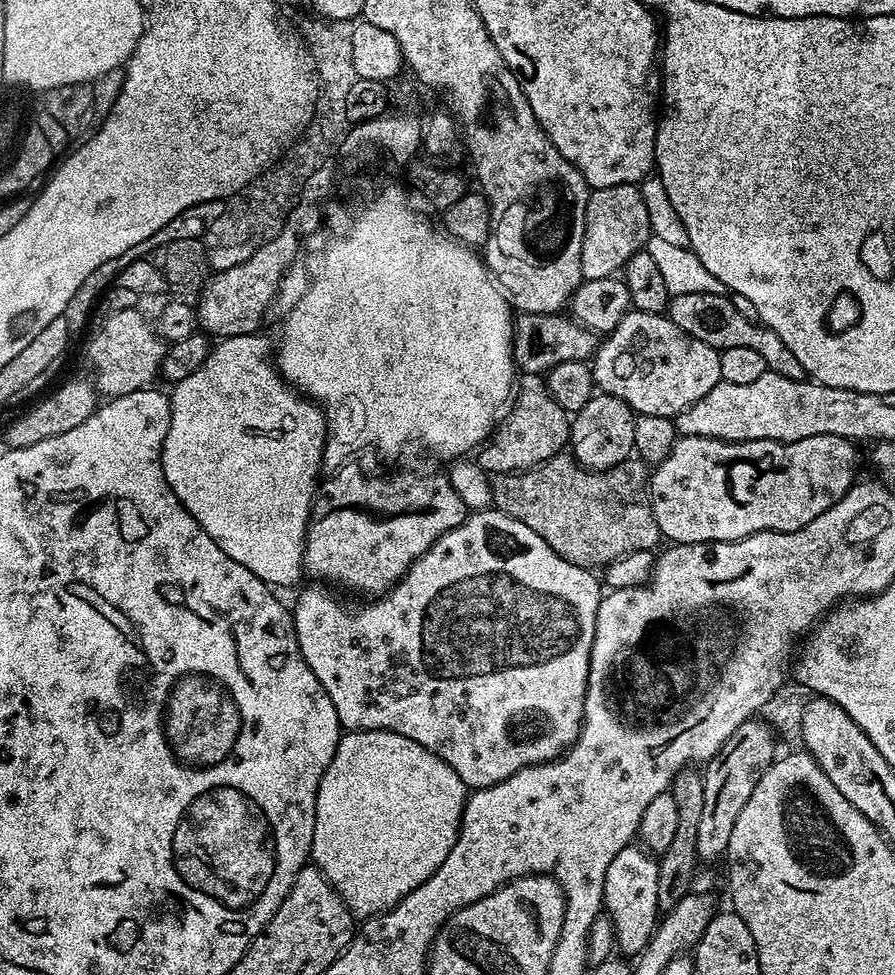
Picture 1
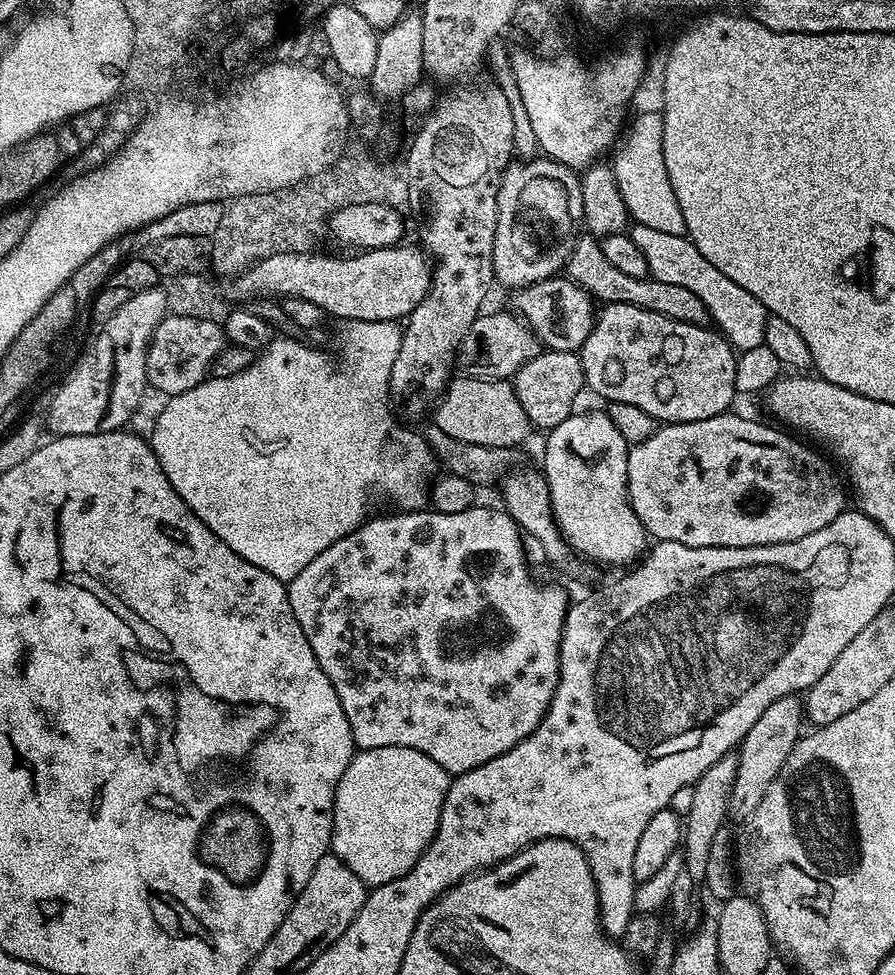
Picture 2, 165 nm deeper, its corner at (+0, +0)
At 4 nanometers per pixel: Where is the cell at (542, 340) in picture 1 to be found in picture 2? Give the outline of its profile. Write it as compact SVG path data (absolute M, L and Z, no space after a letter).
M507 311L492 312L489 316L488 313L481 314L474 322L474 326L470 326L470 330L466 330L466 338L462 338L454 357L454 364L458 369L459 375L482 378L483 380L511 381L516 372L522 370L522 366L526 366L526 362L530 362L530 358L534 358L541 352L542 345L538 337L532 333L532 327L515 311Z

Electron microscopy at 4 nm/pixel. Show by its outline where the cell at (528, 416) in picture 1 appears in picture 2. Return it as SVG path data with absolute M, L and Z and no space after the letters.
M457 375L449 380L444 395L434 408L434 424L450 438L458 442L470 442L476 446L519 449L519 444L533 431L522 402L516 397L516 389L506 380L483 380Z

